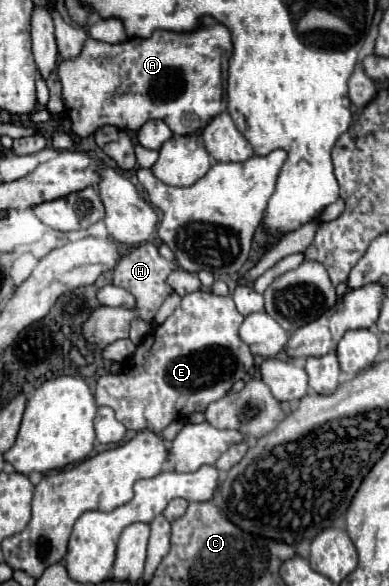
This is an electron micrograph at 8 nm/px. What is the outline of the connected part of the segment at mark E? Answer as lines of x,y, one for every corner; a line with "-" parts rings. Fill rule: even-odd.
209,290
185,294
181,306
159,328
153,328
153,332
143,338
133,358
123,364
119,374
105,374
97,380
97,404
113,408
117,420
121,420
125,428
135,432
151,430
155,434
161,434
173,420
185,420
193,412
205,412
211,402
223,398
237,380
245,378
247,370
253,366
253,354
237,334
241,322
243,316
237,312
231,296
215,296

